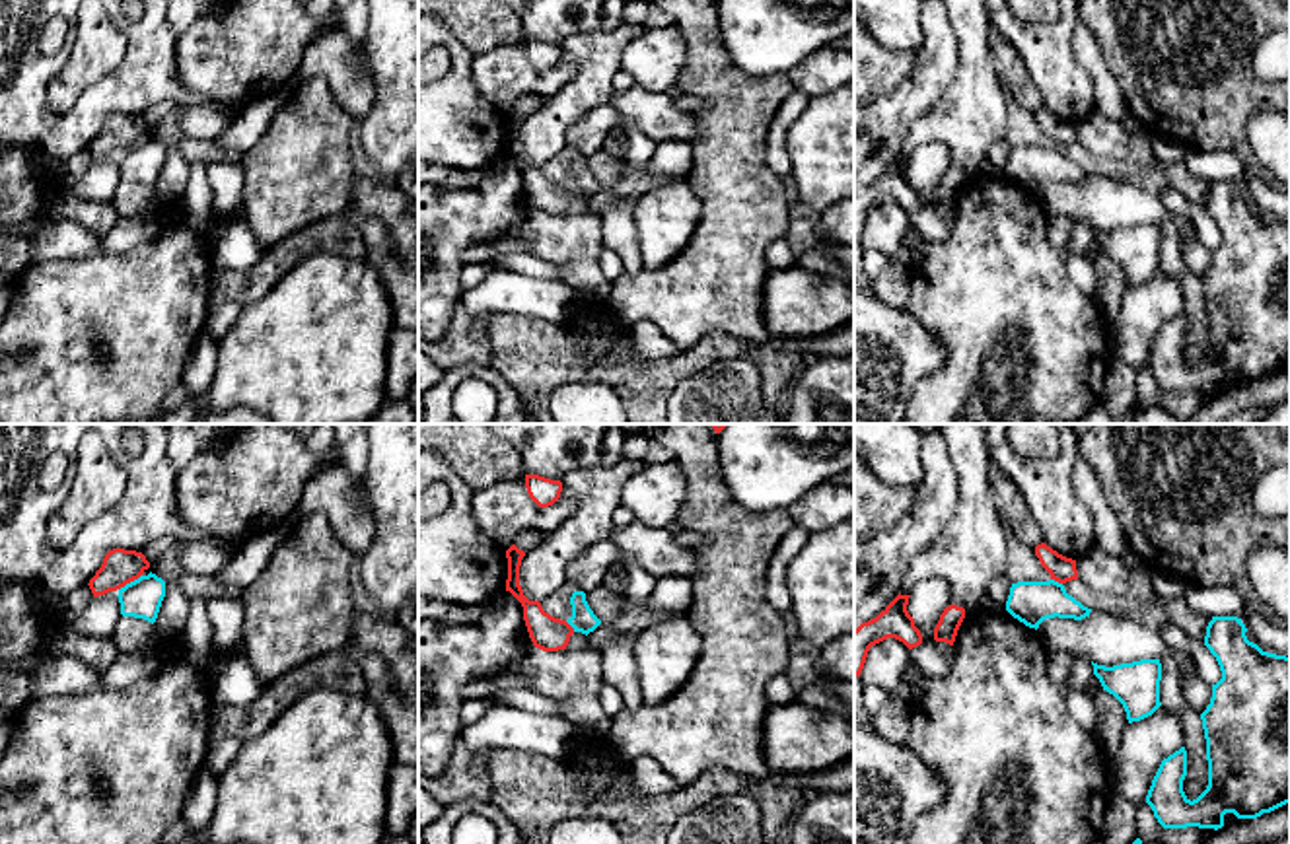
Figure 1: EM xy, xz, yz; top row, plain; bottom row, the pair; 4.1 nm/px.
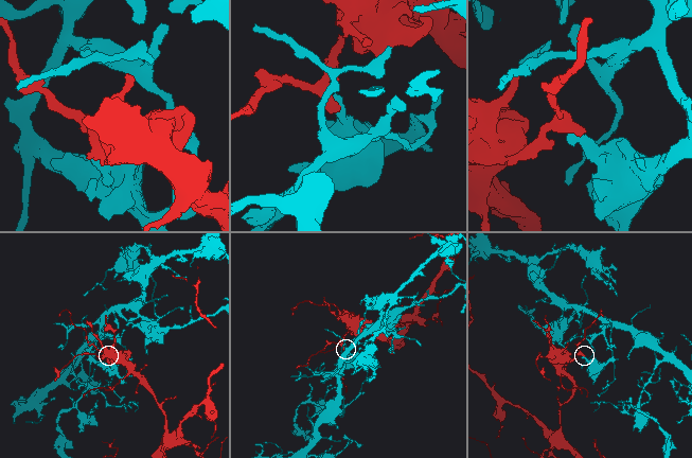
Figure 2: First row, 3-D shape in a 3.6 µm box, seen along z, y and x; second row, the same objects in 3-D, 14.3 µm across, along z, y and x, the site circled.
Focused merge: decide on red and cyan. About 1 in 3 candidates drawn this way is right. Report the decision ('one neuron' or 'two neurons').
two neurons

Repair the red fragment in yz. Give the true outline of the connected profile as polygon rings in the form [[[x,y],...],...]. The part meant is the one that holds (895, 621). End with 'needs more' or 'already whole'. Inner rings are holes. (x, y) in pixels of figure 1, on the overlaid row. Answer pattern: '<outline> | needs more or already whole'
[[[899,593],[876,618],[854,630],[854,677],[860,677],[870,648],[887,638],[903,642],[909,650],[922,644],[922,634],[907,611],[909,597]]] | already whole

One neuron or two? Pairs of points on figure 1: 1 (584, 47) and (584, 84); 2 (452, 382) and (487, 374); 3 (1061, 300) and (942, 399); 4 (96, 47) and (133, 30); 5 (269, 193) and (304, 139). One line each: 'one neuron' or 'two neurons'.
1: one neuron
2: one neuron
3: one neuron
4: two neurons
5: one neuron

